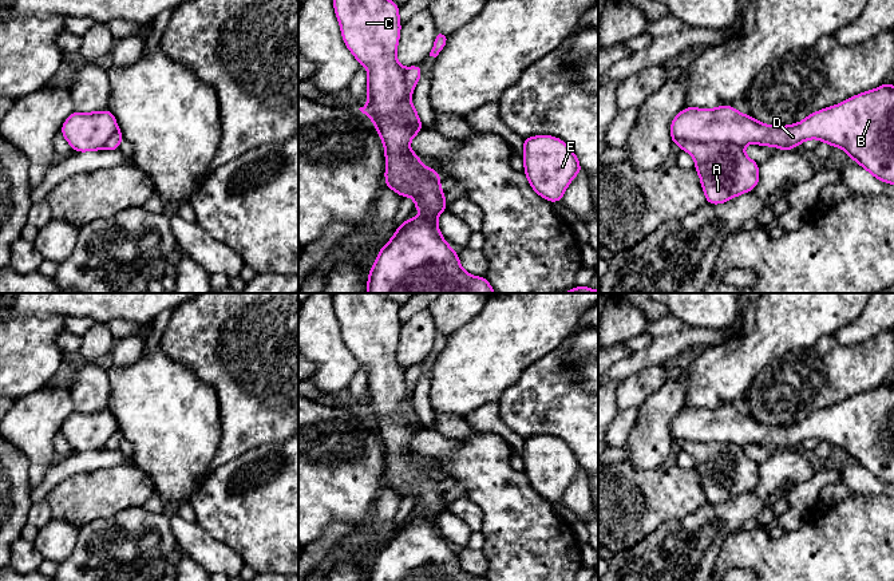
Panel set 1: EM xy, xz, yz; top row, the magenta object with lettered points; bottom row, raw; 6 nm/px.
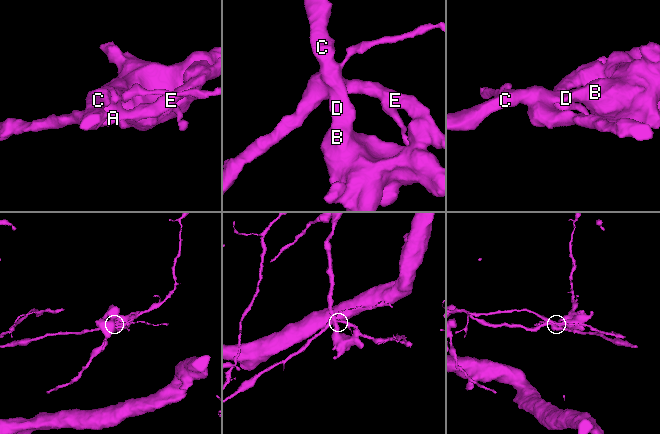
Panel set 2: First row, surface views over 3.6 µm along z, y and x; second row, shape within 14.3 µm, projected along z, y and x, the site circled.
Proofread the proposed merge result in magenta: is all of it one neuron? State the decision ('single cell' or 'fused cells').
fused cells

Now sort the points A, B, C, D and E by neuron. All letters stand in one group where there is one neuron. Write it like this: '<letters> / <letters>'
A E / B C D

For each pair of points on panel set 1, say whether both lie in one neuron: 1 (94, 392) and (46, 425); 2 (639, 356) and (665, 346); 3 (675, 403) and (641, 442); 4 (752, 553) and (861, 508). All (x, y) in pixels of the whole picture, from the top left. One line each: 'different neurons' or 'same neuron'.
1: different neurons
2: same neuron
3: same neuron
4: same neuron

